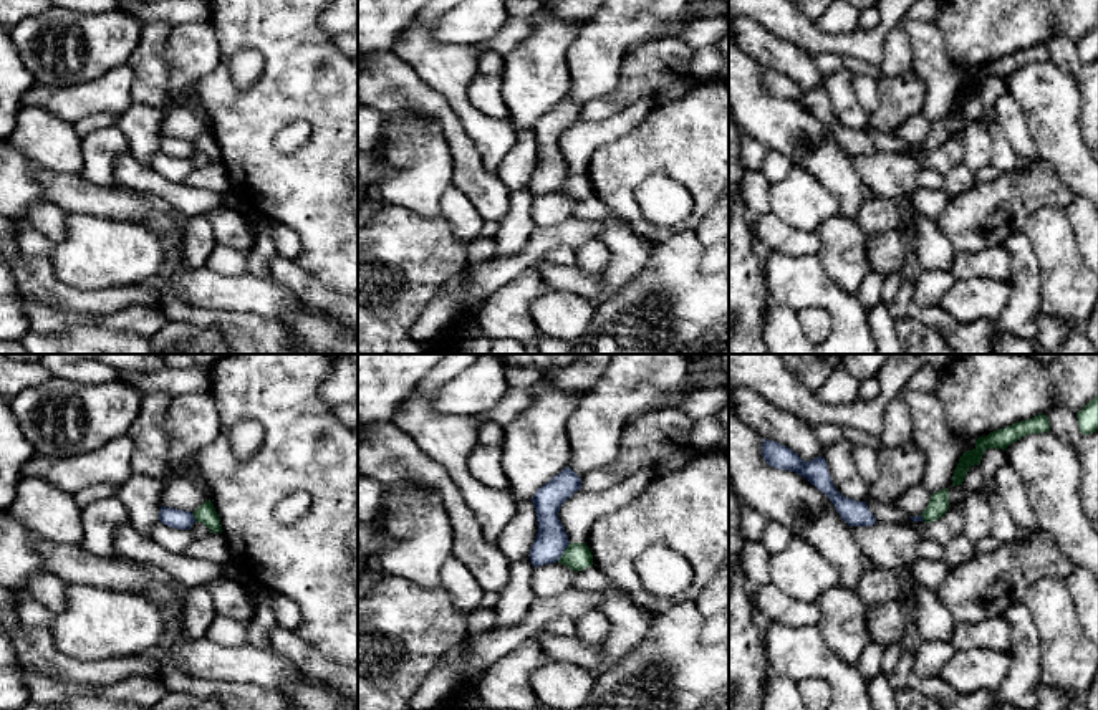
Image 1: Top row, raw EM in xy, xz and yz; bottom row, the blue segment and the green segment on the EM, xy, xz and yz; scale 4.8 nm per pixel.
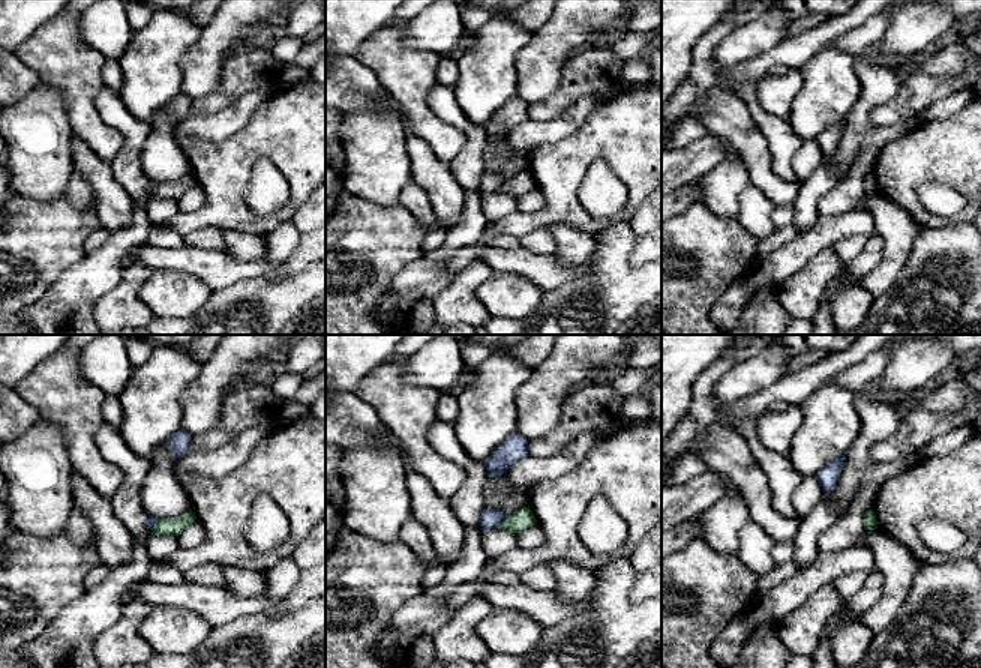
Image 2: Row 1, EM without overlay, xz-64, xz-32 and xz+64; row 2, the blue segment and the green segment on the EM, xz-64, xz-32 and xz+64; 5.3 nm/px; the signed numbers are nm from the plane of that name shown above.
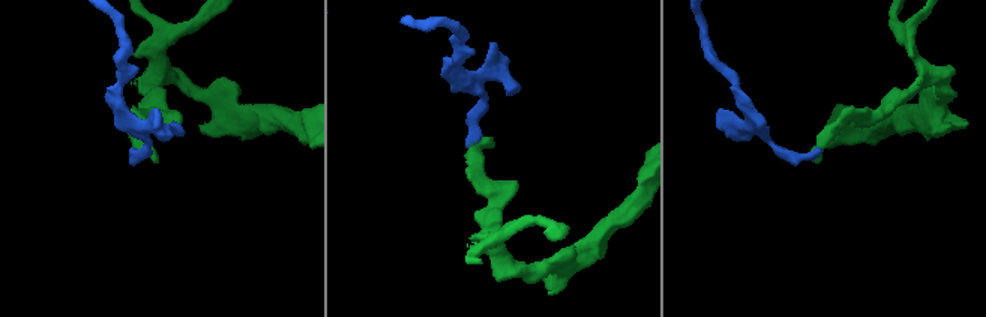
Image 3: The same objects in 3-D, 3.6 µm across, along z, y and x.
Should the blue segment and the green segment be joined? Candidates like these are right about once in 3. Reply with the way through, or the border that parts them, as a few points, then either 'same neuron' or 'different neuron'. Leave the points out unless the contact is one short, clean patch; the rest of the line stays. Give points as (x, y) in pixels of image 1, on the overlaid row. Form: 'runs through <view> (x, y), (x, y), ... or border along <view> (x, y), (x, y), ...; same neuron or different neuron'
border along xz (570, 543), (557, 560); different neuron

